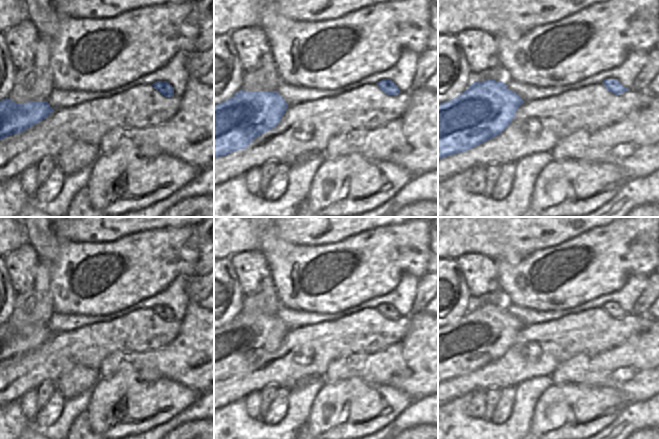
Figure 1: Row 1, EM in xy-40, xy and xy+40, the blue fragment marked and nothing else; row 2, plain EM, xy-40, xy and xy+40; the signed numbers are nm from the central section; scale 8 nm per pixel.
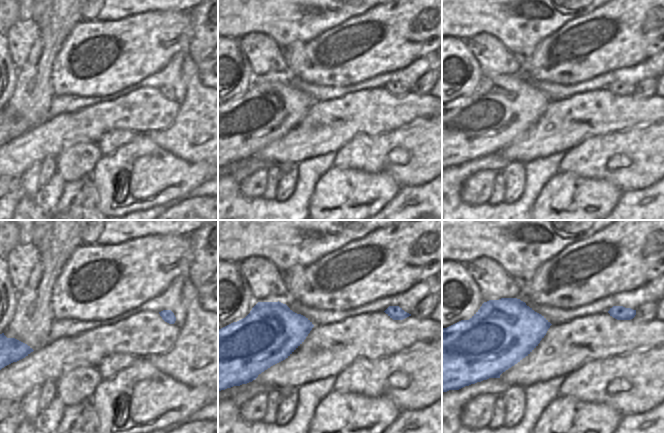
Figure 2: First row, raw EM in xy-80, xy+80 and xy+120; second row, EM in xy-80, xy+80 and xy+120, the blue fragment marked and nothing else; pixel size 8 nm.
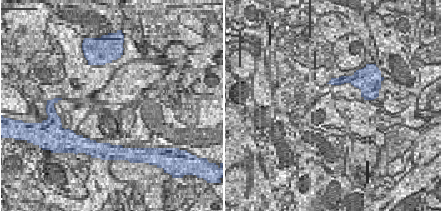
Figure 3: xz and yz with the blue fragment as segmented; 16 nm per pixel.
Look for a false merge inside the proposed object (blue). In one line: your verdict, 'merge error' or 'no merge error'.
no merge error

